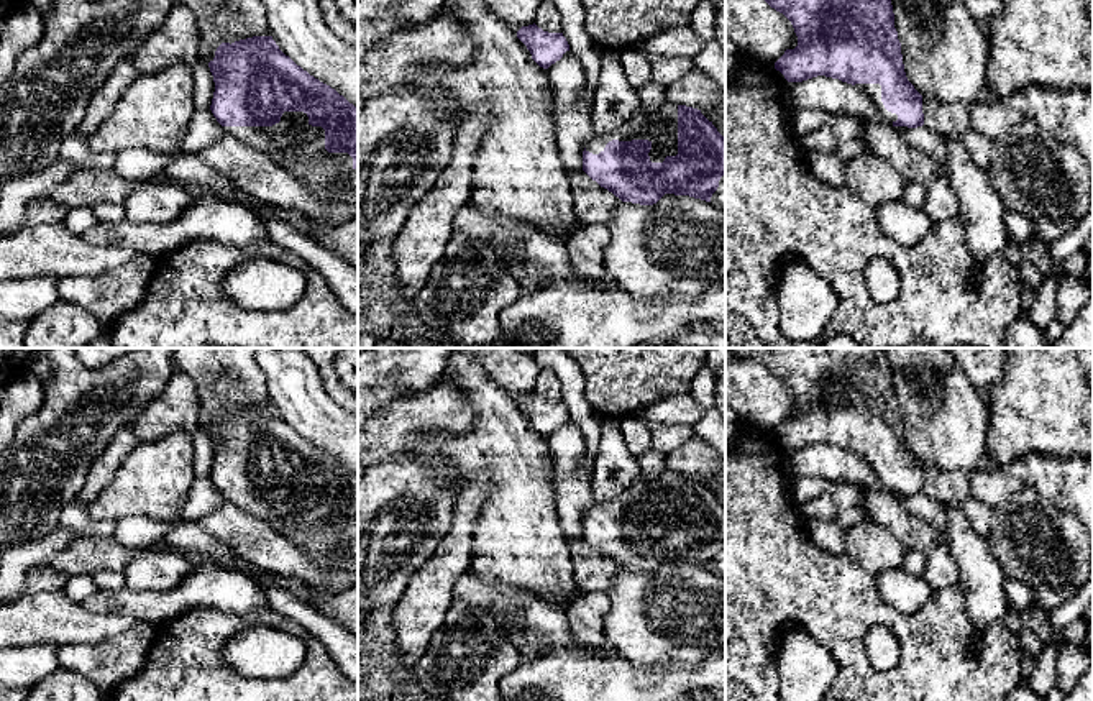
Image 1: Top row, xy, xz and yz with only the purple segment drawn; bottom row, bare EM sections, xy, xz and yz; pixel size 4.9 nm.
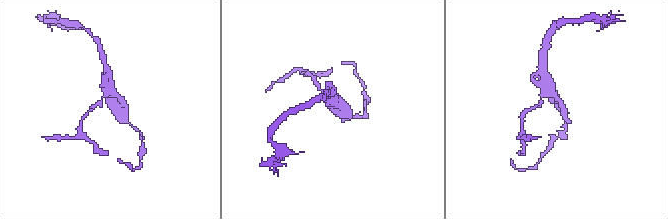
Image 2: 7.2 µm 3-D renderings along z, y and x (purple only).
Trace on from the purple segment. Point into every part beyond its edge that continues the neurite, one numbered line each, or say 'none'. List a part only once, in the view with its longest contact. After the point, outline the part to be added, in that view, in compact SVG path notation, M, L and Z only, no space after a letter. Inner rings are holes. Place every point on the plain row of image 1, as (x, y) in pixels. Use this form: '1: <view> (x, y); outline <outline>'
1: xy (292, 511); outline M284 479L272 494L223 497L310 552L320 565L327 563L332 550L353 540L353 525L348 520L328 520L325 497L312 494L304 479Z

